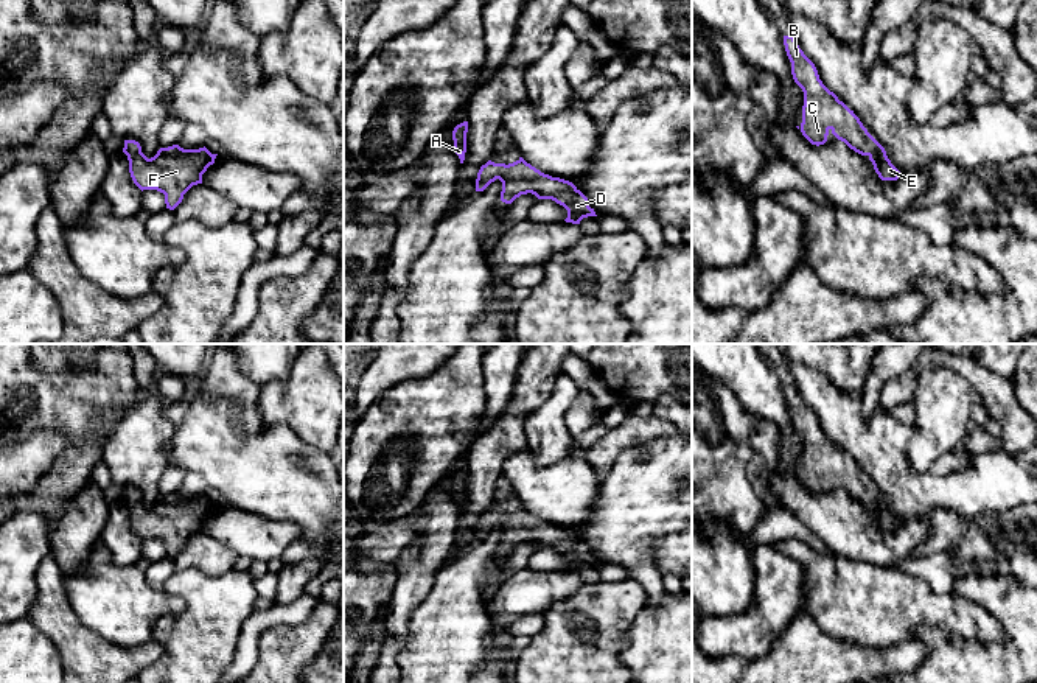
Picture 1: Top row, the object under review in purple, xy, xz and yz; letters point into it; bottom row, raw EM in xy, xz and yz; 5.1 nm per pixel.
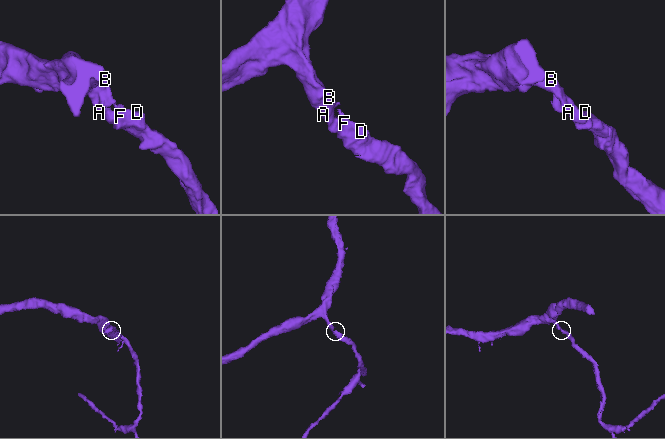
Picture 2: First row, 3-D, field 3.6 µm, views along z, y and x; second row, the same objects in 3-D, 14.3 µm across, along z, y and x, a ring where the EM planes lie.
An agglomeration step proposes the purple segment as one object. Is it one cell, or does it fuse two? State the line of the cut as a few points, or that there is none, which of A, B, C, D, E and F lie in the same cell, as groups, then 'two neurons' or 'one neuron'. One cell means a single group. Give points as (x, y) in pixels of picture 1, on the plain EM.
no cut | A B C D E F | one neuron

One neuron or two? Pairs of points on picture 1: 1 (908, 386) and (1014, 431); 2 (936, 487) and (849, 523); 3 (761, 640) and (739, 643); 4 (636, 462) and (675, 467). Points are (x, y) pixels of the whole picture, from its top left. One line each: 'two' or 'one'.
1: one
2: two
3: one
4: one

